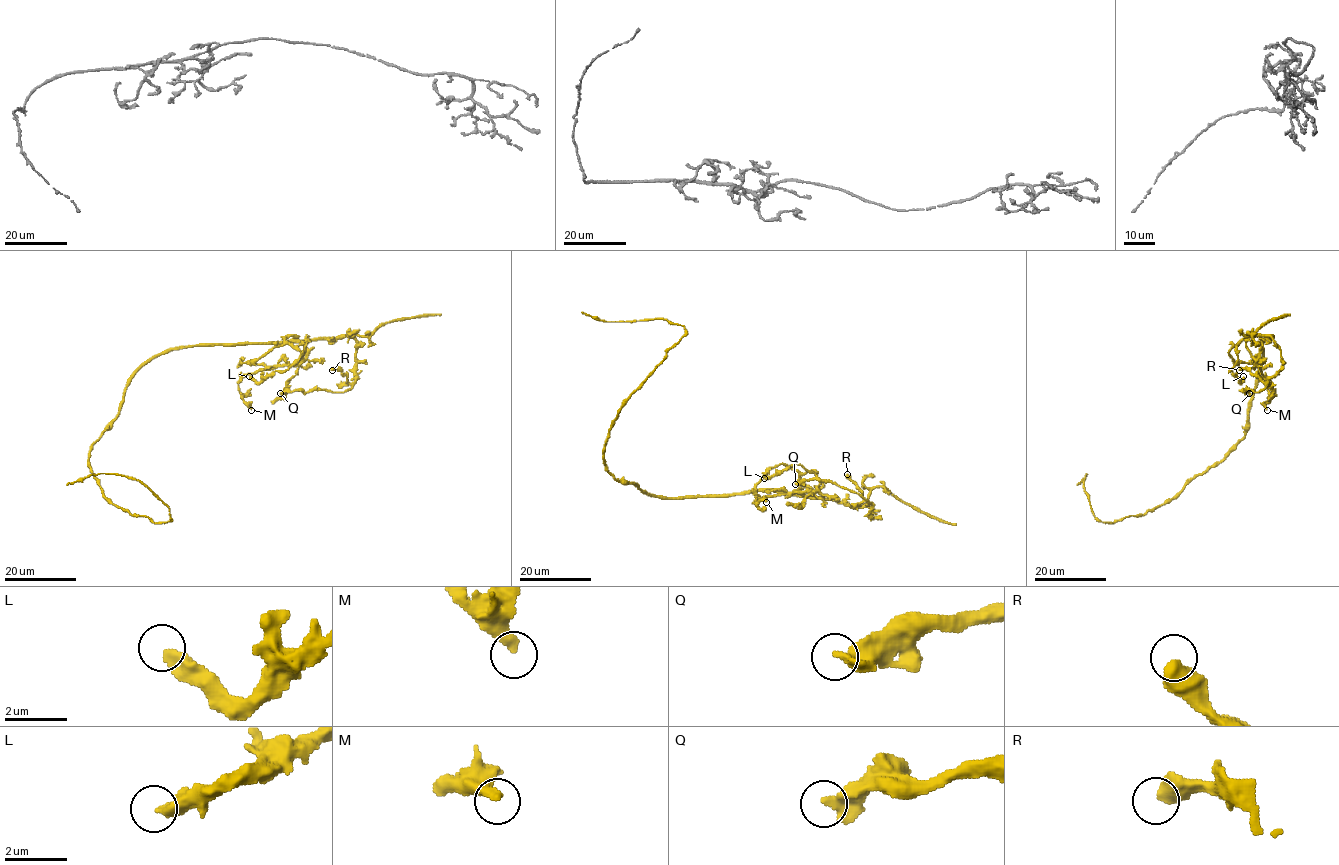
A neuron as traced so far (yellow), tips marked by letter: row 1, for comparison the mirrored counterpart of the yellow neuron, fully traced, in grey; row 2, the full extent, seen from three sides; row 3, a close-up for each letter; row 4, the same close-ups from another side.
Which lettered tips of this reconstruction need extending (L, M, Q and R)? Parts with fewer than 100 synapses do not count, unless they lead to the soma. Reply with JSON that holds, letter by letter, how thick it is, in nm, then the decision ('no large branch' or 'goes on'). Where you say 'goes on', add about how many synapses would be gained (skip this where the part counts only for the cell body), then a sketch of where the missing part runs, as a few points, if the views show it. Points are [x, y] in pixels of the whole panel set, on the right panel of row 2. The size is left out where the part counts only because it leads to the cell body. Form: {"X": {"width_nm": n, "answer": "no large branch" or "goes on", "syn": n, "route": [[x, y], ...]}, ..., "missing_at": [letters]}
{"L": {"width_nm": 400, "answer": "no large branch"}, "M": {"width_nm": 360, "answer": "no large branch"}, "Q": {"width_nm": 320, "answer": "no large branch"}, "R": {"width_nm": 600, "answer": "no large branch"}, "missing_at": []}

